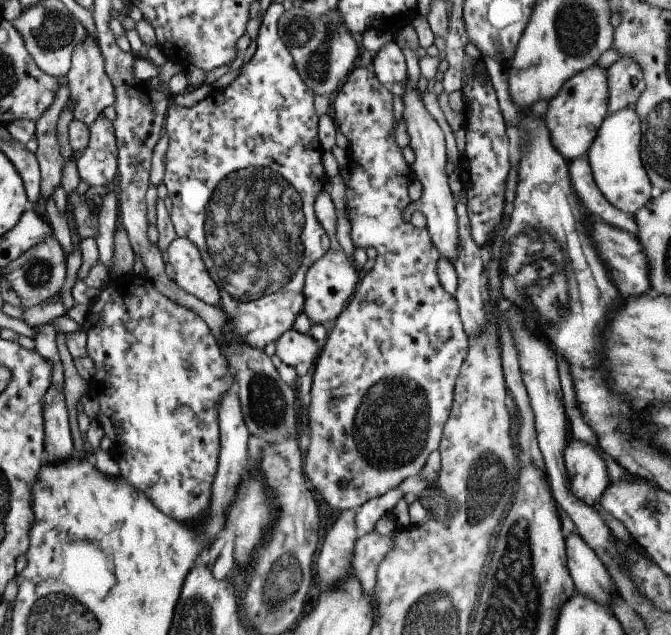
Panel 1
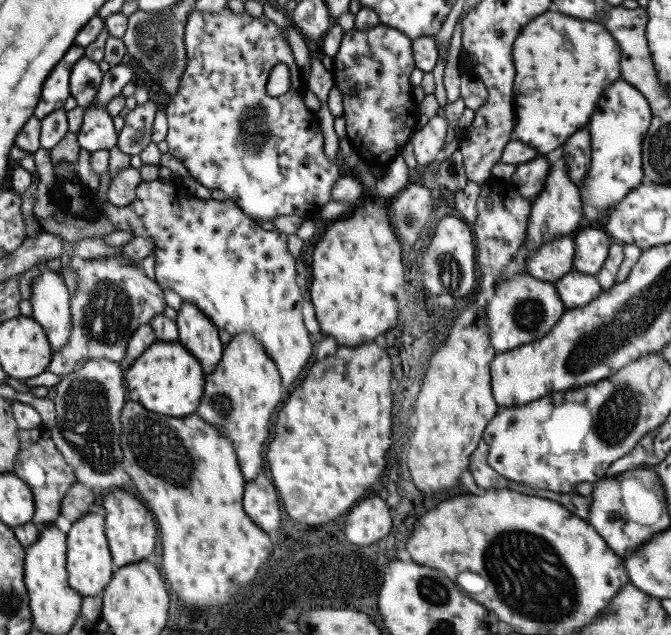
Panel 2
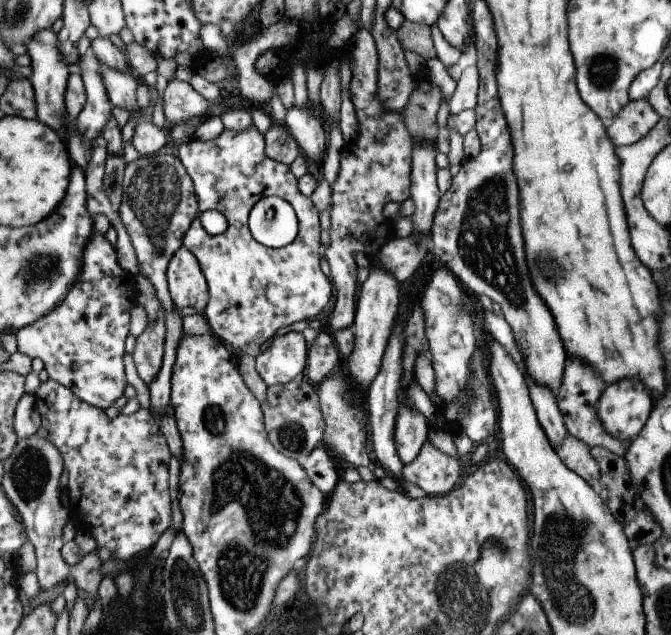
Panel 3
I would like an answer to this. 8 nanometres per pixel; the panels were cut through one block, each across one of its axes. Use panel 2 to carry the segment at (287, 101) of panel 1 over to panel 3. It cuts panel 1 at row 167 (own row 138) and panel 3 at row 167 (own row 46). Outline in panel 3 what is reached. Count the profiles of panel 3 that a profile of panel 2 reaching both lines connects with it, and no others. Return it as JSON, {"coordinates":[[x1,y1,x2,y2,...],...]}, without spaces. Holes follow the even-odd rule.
{"coordinates":[[253,124,239,132,224,129,219,137,207,142,195,140,191,134,177,148,177,158,192,181,197,200,197,214,183,234,182,247,197,260,206,282,208,300,201,314,206,319,210,333,219,341,229,344,233,350,257,357,260,346,271,340,279,328,314,319,329,302,331,284,321,273,319,266,319,247,322,245,318,211,310,198,305,198,297,190,297,179,289,172,288,166,266,157,263,136,255,130],[268,195,280,197,292,207,298,226,296,238,289,245,277,249,255,242,247,228,248,215,253,204],[205,210,217,210,223,214,227,227,222,234,209,235,201,228,199,214]]}

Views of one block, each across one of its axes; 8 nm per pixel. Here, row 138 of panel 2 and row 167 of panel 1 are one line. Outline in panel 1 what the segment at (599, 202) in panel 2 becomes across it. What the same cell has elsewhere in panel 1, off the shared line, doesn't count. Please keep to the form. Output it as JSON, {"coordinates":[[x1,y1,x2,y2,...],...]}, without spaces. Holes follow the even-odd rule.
{"coordinates":[[624,108,607,114,594,141,586,152,586,161,599,192,617,210,633,216,650,199,650,182,639,156,642,125,634,108]]}

